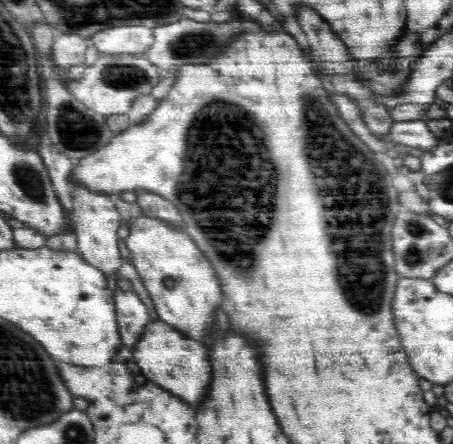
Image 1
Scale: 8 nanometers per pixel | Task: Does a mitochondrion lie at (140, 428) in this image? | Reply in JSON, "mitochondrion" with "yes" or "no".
{"mitochondrion":"no"}

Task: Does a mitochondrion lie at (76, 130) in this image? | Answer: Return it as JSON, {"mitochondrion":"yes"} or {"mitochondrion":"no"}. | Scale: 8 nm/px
{"mitochondrion":"yes"}

